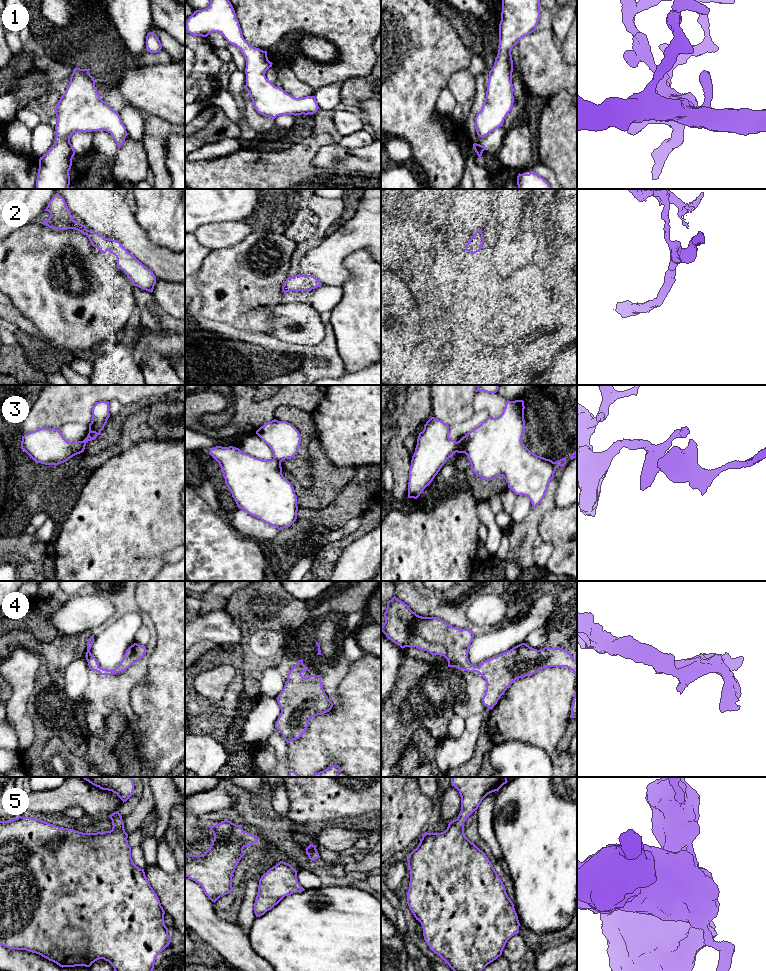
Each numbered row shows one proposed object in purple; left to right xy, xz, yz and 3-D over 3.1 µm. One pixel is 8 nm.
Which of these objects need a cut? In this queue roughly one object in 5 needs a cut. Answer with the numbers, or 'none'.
3

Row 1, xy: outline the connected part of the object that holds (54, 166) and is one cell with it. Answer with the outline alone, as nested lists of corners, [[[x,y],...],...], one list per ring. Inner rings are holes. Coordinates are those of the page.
[[[74,68],[66,92],[61,96],[54,111],[57,117],[57,124],[55,126],[57,134],[52,147],[39,159],[36,189],[69,188],[69,171],[75,155],[74,147],[70,143],[70,137],[73,133],[106,131],[115,140],[118,150],[128,135],[119,113],[100,98],[95,87],[95,80],[86,68]]]

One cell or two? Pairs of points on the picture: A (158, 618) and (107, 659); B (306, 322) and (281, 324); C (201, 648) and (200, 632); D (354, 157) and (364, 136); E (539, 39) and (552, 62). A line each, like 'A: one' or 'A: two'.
A: two
B: one
C: two
D: two
E: one

